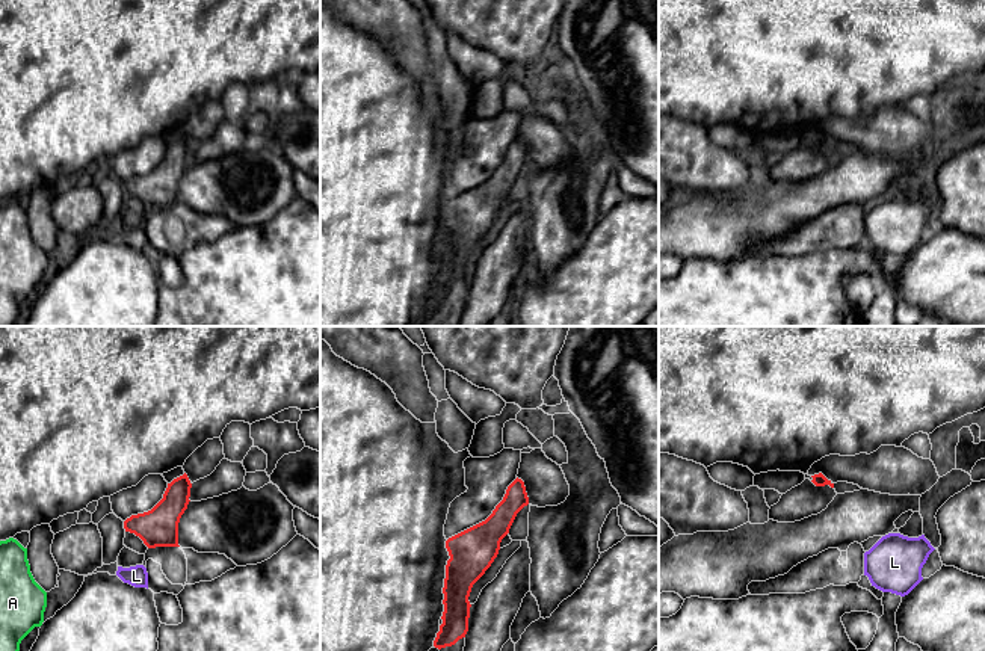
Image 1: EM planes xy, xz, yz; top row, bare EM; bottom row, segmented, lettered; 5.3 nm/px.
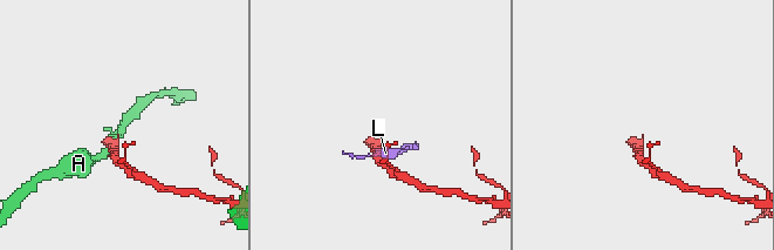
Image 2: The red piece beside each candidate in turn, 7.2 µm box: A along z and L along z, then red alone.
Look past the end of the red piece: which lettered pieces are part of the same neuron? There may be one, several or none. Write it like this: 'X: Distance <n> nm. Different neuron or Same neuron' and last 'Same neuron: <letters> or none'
A: Distance 550 nm. Different neuron
L: Distance 100 nm. Different neuron
Same neuron: none

